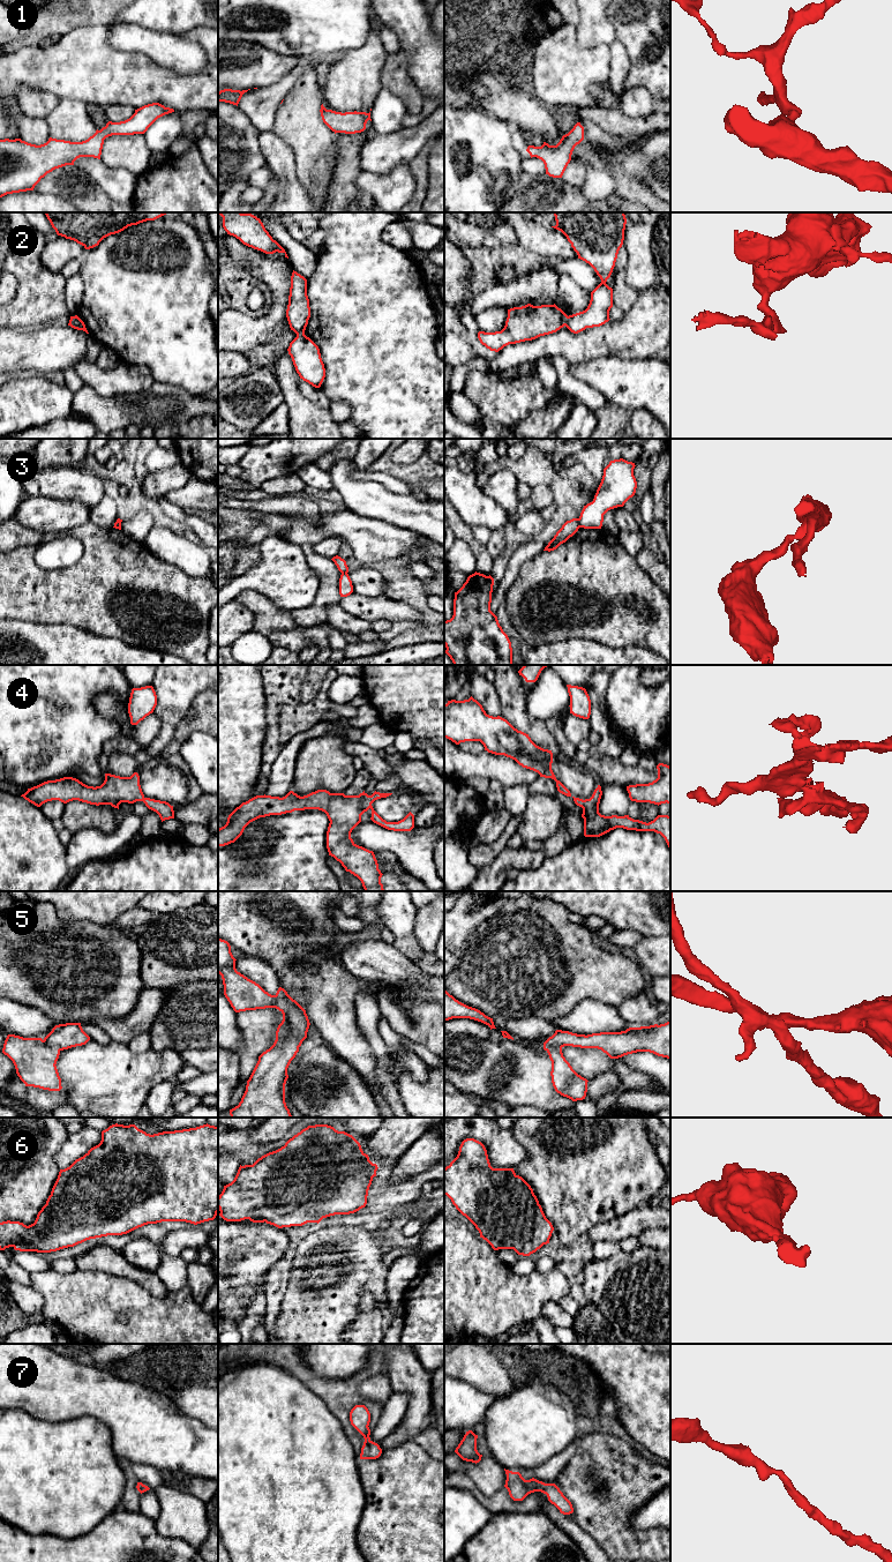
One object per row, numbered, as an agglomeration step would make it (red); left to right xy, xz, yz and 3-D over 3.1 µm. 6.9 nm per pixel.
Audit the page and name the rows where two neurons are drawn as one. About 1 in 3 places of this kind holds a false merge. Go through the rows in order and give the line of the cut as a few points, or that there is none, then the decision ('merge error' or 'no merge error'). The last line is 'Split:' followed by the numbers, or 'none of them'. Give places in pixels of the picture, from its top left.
1: no cut; no merge error
2: cut in yz along (568, 316), (564, 324); merge error
3: cut in yz along (577, 518), (581, 527); merge error
4: no cut; no merge error
5: no cut; no merge error
6: no cut; no merge error
7: no cut; no merge error
Split: 2, 3

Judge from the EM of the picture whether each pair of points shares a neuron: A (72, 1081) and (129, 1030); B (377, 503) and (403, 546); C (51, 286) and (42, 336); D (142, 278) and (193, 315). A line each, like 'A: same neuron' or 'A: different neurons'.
A: different neurons
B: different neurons
C: different neurons
D: same neuron

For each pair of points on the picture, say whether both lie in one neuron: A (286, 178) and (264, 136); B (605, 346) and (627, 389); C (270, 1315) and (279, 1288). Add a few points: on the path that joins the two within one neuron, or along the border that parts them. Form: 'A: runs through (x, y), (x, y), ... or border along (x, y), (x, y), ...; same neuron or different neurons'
A: runs through (284, 167), (272, 147); same neuron
B: border along (636, 358), (597, 357), (583, 363); different neurons
C: runs through (272, 1308), (274, 1295); same neuron

